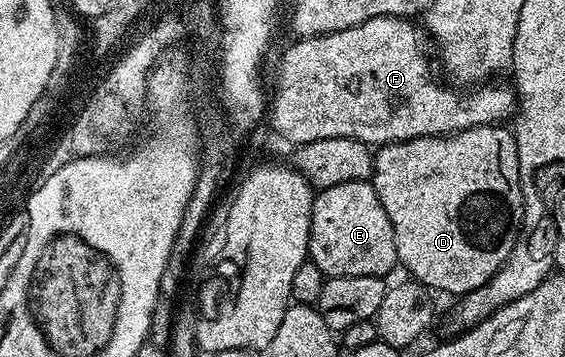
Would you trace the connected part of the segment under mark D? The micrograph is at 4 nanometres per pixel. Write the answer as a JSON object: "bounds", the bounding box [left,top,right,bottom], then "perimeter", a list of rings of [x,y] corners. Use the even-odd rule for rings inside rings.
{"bounds":[371,125,511,296],"perimeter":[[[504,125],[472,126],[461,130],[458,134],[446,134],[444,136],[423,136],[411,138],[406,142],[386,142],[376,147],[372,155],[373,169],[371,181],[377,196],[383,204],[383,212],[387,212],[387,220],[391,220],[391,228],[395,232],[395,248],[397,249],[398,263],[410,270],[412,277],[430,291],[442,290],[445,294],[460,296],[479,288],[487,282],[490,276],[502,266],[511,249],[511,237],[509,238],[509,178],[501,167],[501,149],[510,145],[511,134]]]}

